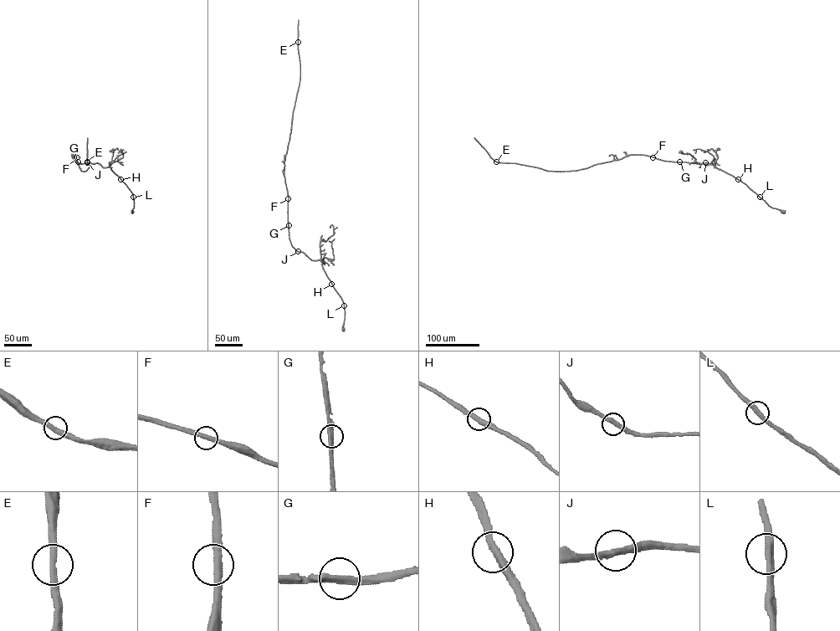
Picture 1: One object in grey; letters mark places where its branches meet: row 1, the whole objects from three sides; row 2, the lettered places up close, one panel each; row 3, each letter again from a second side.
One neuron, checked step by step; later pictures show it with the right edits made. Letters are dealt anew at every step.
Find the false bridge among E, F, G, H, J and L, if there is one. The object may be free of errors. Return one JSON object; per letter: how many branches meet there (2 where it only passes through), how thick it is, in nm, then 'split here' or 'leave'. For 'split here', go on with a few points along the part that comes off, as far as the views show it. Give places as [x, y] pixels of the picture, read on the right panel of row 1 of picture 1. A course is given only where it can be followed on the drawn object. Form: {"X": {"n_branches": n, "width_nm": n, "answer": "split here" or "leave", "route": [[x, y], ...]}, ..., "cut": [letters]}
{"E": {"n_branches": 2, "width_nm": 340, "answer": "leave"}, "F": {"n_branches": 2, "width_nm": 360, "answer": "leave"}, "G": {"n_branches": 2, "width_nm": 360, "answer": "leave"}, "H": {"n_branches": 2, "width_nm": 360, "answer": "leave"}, "J": {"n_branches": 2, "width_nm": 340, "answer": "leave"}, "L": {"n_branches": 2, "width_nm": 360, "answer": "leave"}, "cut": []}

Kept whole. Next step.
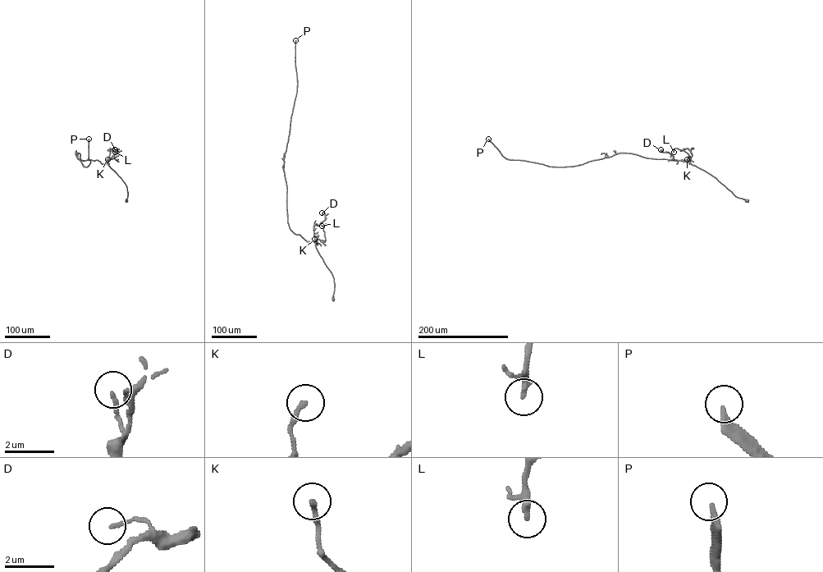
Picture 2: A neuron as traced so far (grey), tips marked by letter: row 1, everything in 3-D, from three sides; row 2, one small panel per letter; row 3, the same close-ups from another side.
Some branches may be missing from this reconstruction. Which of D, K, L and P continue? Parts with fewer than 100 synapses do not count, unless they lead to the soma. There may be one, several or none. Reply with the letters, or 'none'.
P

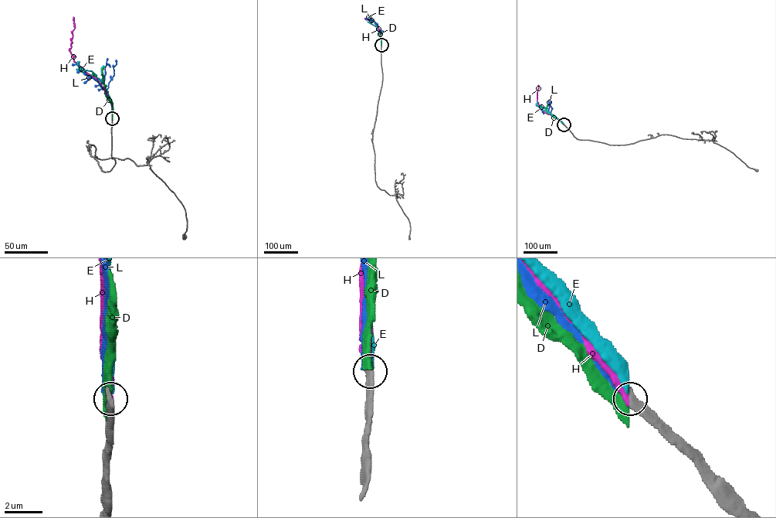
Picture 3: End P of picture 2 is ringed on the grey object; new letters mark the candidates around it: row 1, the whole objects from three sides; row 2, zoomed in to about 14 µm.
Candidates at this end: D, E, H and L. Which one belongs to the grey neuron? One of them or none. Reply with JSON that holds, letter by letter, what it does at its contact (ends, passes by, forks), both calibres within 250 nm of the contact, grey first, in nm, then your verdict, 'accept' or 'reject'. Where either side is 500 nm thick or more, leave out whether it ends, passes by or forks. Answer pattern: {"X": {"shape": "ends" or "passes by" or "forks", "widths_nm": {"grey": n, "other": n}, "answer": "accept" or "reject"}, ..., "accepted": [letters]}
{"D": {"widths_nm": {"grey": 420, "other": 650}, "answer": "reject"}, "E": {"shape": "ends", "widths_nm": {"grey": 340, "other": 340}, "answer": "reject"}, "H": {"shape": "ends", "widths_nm": {"grey": 400, "other": 400}, "answer": "accept"}, "L": {"shape": "ends", "widths_nm": {"grey": 340, "other": 360}, "answer": "reject"}, "accepted": ["H"]}

